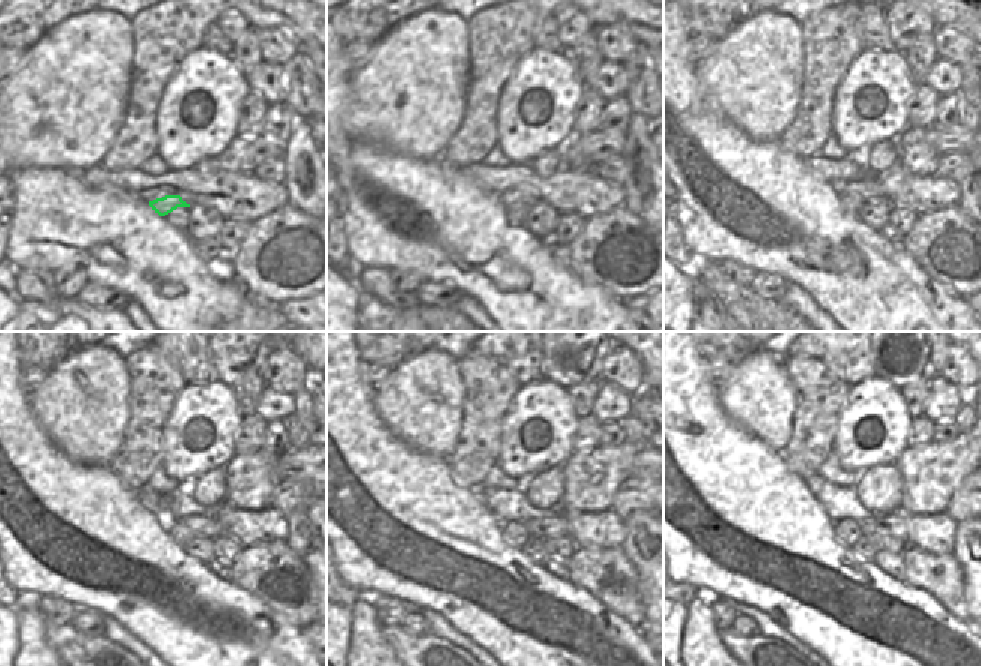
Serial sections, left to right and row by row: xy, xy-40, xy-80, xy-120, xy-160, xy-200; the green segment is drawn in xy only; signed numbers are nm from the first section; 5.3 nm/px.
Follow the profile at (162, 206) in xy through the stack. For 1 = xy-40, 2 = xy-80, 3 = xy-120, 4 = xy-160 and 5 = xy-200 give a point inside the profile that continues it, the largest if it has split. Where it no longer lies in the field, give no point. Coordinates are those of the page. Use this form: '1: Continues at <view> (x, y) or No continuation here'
1: Continues at xy-40 (525, 194)
2: Continues at xy-80 (867, 188)
3: Continues at xy-120 (201, 526)
4: Continues at xy-160 (557, 526)
5: Continues at xy-200 (894, 524)

